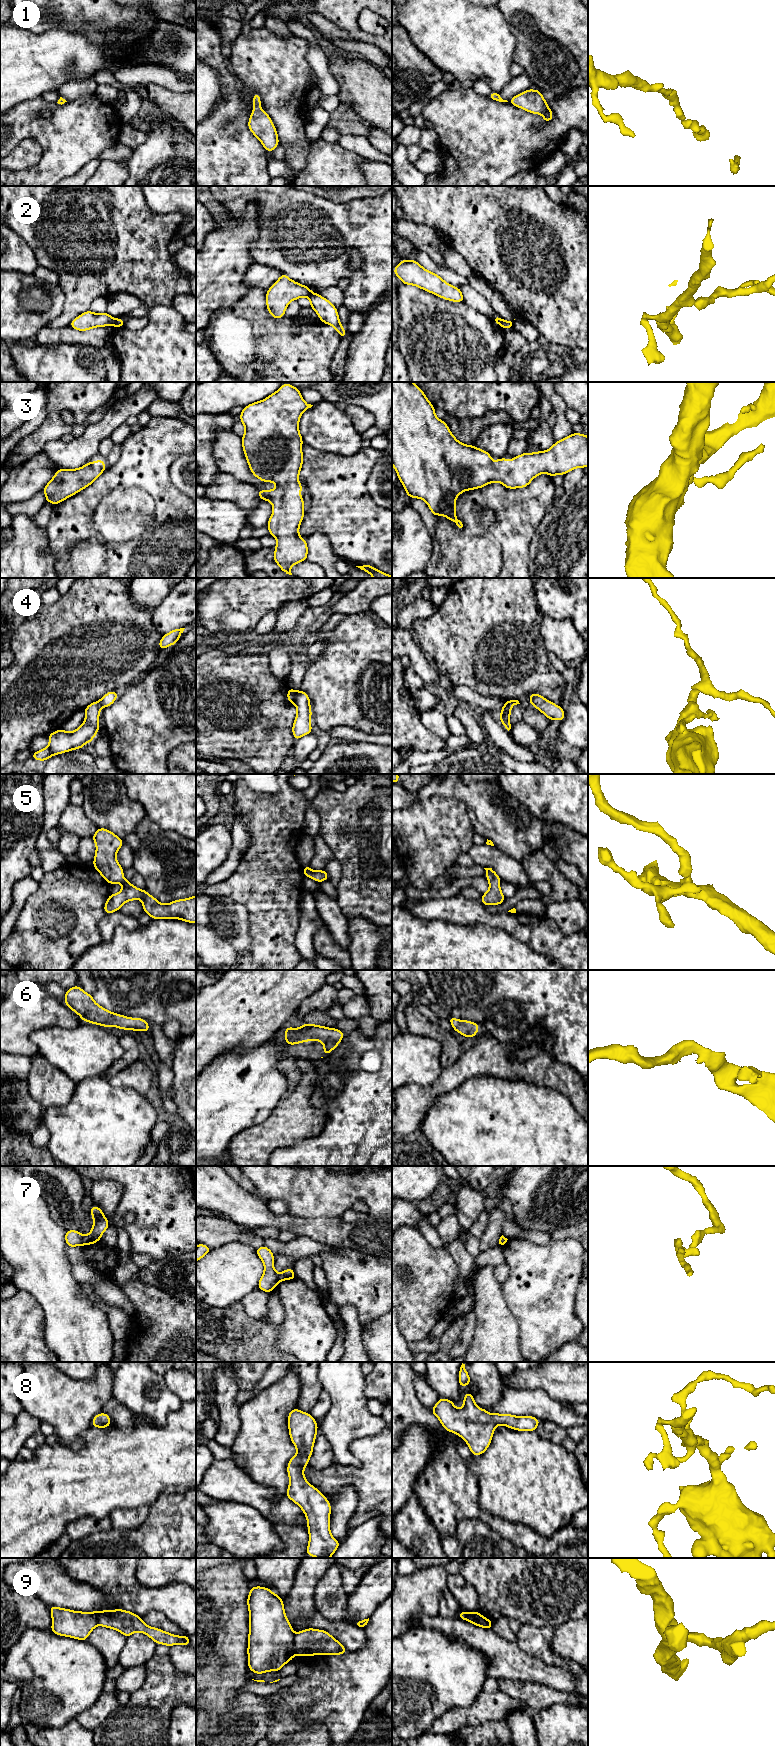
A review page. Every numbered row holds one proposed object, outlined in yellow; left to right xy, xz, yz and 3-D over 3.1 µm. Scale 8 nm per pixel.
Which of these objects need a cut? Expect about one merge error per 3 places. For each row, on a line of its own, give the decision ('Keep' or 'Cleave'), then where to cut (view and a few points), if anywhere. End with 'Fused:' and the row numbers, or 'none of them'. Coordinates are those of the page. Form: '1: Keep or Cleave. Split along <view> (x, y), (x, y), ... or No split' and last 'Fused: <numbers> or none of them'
1: Keep. No split
2: Cleave. Split along xy (116, 319), (113, 325)
3: Keep. No split
4: Cleave. Split along xz (297, 691), (293, 701)
5: Keep. No split
6: Keep. No split
7: Cleave. Split along xy (82, 1236), (83, 1244)
8: Keep. No split
9: Cleave. Split along xz (293, 1634), (293, 1649), (295, 1653)
Fused: 2, 4, 7, 9

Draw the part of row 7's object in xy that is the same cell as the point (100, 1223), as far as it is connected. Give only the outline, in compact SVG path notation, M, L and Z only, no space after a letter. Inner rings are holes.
M93 1205L90 1214L93 1217L93 1227L88 1235L83 1236L83 1245L85 1246L100 1241L105 1230L110 1227L107 1218L98 1206Z

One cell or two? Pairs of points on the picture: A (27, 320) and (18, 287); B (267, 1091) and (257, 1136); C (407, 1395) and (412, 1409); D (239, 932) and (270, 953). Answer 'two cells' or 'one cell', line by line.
A: one cell
B: two cells
C: one cell
D: two cells

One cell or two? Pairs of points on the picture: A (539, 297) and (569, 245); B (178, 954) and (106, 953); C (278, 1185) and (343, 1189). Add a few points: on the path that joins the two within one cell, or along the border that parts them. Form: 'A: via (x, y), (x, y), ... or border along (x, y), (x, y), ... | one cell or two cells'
A: via (557, 298), (570, 285), (569, 263) | one cell
B: via (160, 954), (124, 954) | one cell
C: via (294, 1185), (304, 1189), (327, 1189) | one cell

